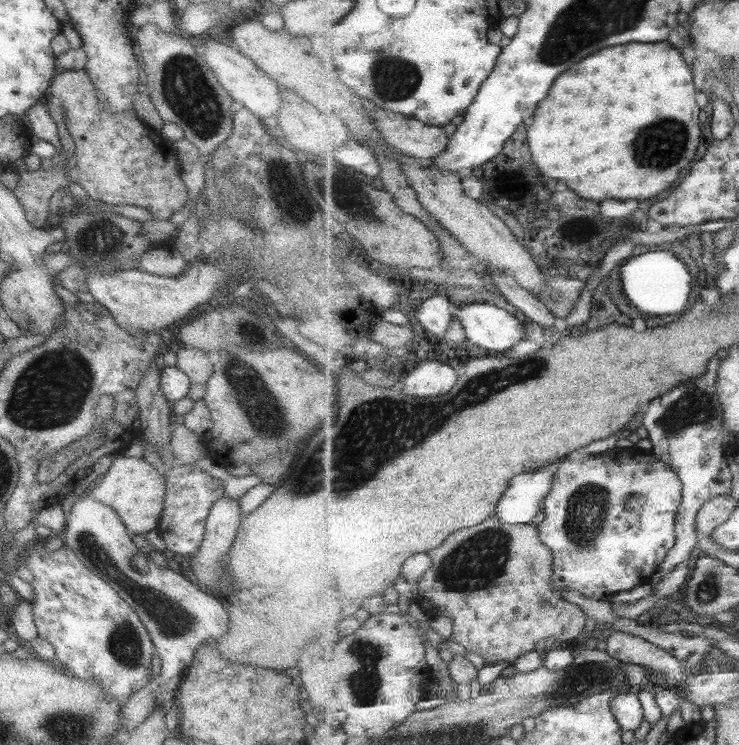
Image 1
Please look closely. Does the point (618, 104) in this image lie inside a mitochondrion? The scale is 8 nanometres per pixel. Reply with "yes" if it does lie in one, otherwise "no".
no

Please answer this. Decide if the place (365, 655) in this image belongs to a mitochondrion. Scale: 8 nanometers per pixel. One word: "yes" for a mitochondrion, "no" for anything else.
yes

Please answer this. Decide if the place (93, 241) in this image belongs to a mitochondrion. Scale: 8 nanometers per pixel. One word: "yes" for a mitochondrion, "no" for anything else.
yes

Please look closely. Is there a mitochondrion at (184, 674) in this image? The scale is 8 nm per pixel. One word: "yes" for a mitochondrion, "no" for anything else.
no

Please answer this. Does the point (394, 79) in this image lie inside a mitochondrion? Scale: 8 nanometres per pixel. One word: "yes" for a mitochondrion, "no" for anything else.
yes

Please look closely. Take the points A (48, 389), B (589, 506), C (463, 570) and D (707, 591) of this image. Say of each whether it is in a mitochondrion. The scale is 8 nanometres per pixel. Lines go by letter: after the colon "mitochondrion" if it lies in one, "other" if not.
A: mitochondrion
B: mitochondrion
C: mitochondrion
D: mitochondrion

